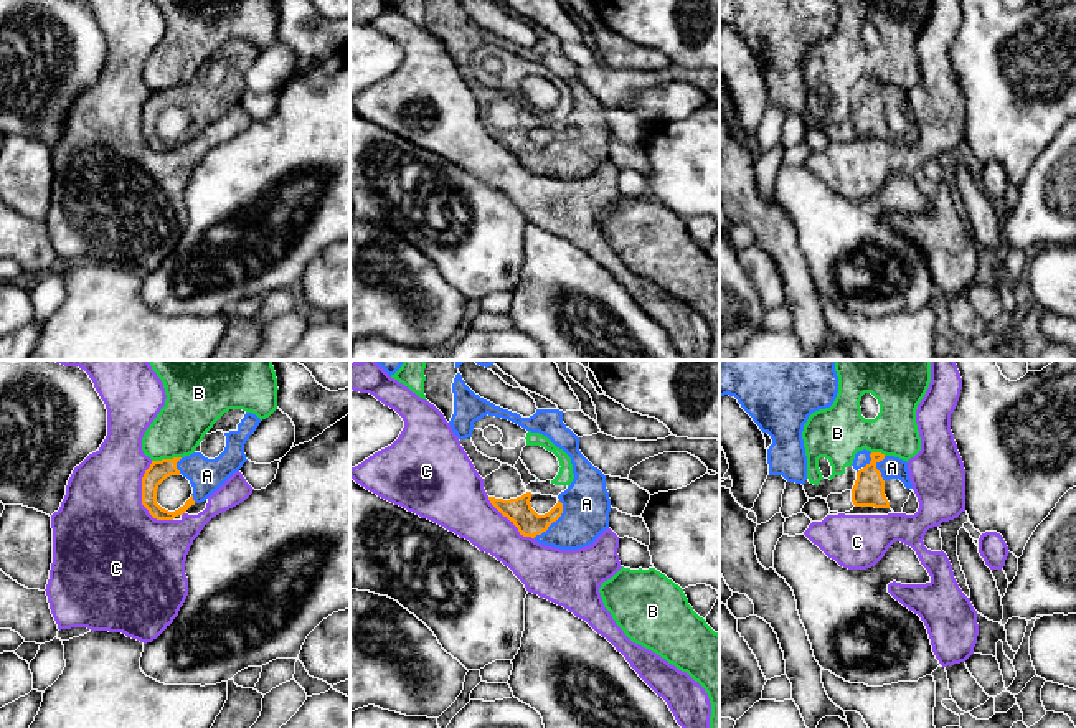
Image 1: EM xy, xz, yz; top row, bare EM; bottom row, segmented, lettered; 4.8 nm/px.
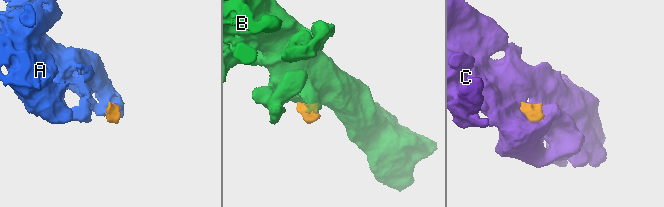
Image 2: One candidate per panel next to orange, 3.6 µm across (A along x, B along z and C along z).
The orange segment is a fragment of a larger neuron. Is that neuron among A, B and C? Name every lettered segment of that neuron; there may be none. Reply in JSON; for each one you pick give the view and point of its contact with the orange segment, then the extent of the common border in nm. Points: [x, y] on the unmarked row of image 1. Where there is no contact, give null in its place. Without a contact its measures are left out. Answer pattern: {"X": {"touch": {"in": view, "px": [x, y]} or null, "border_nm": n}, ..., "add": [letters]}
{"A": {"touch": {"in": "xz", "px": [553, 151]}, "border_nm": 220}, "add": ["A"]}

